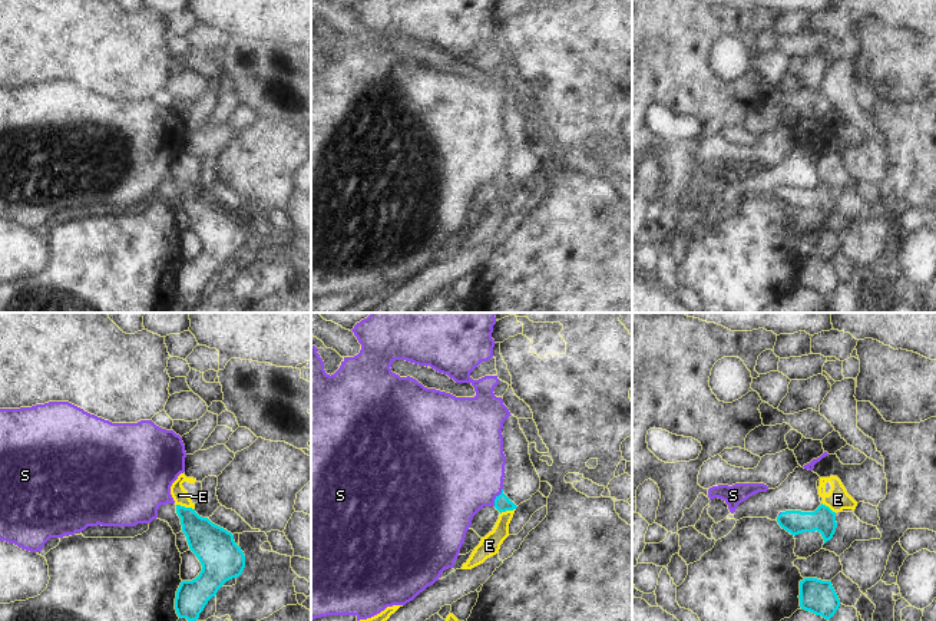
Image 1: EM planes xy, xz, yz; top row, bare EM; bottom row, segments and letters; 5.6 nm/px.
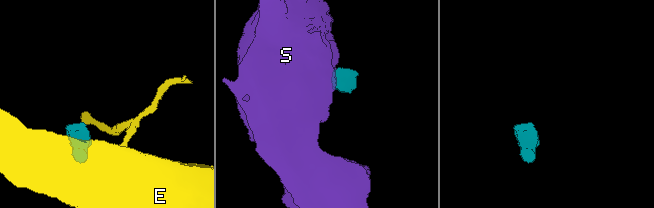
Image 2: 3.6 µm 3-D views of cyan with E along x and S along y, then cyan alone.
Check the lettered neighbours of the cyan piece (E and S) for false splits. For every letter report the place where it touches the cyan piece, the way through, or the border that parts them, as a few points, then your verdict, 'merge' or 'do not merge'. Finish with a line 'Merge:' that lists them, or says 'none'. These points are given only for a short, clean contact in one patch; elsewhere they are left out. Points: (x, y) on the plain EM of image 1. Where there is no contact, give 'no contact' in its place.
E: contact xy (185, 187); border xy (177, 182), (194, 188); do not merge
S: contact xz (498, 175); way xz (502, 182), (498, 175), (462, 149); merge
Merge: S

